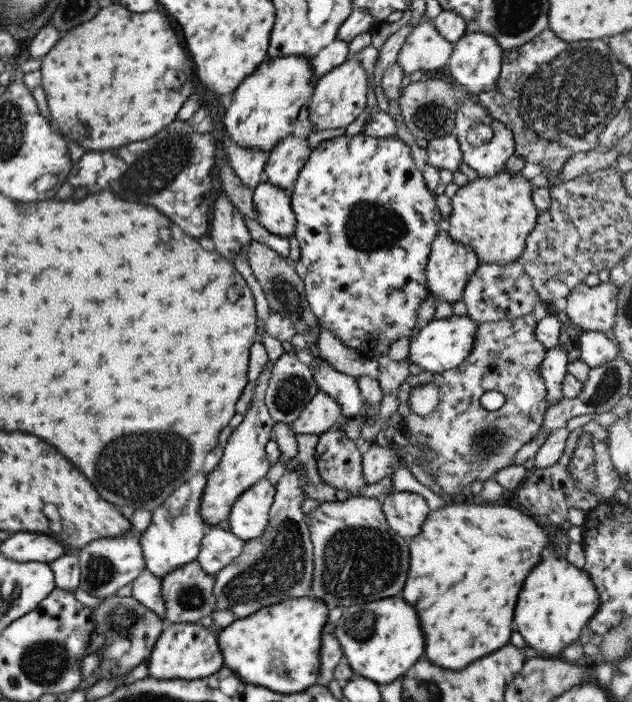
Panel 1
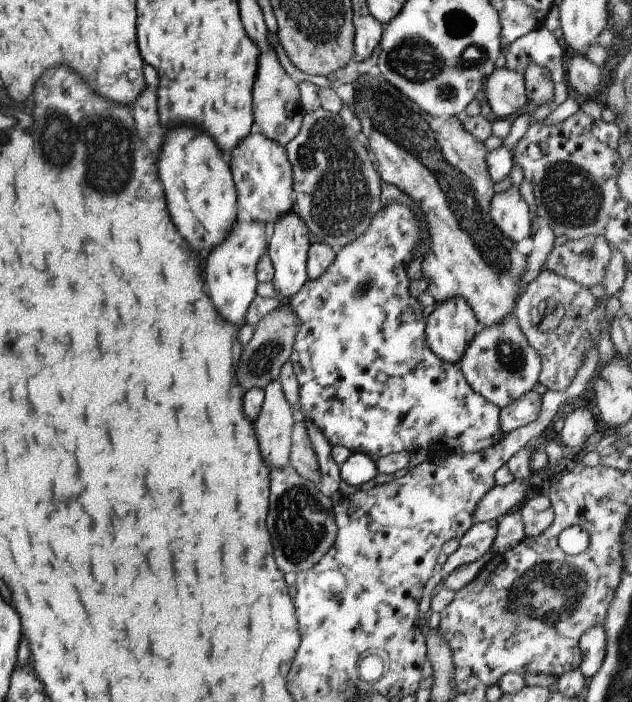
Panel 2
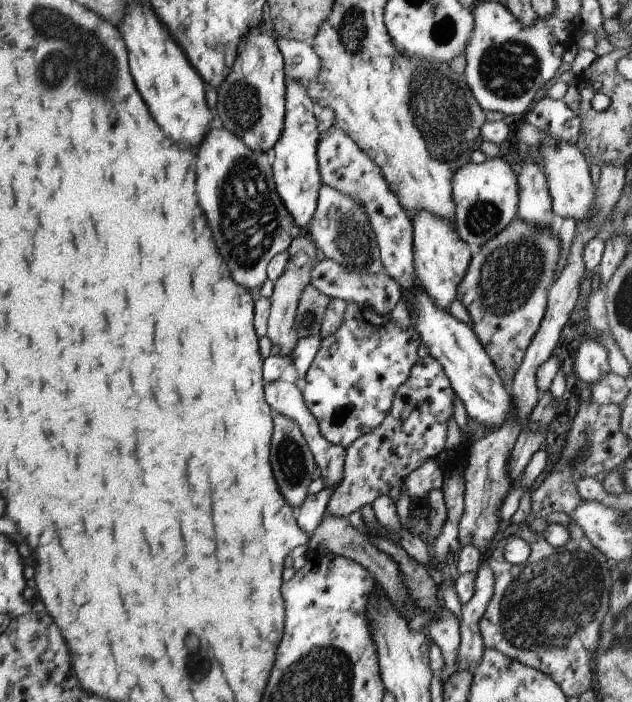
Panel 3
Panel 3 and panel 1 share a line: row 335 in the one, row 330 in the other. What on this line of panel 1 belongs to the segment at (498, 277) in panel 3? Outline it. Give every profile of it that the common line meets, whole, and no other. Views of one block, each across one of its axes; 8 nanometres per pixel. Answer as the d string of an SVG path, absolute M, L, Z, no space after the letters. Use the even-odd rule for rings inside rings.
M532 312L517 318L478 323L473 347L462 364L435 374L425 371L409 374L397 388L395 412L401 415L400 431L427 459L427 464L417 459L413 462L434 477L442 492L459 493L473 480L485 481L495 471L513 464L517 450L539 431L549 405L543 377L539 375L546 348L535 339L535 324L537 318ZM419 384L431 384L440 390L435 409L425 416L413 413L407 405L409 390ZM489 390L497 390L505 398L497 410L488 411L479 405L479 396Z

